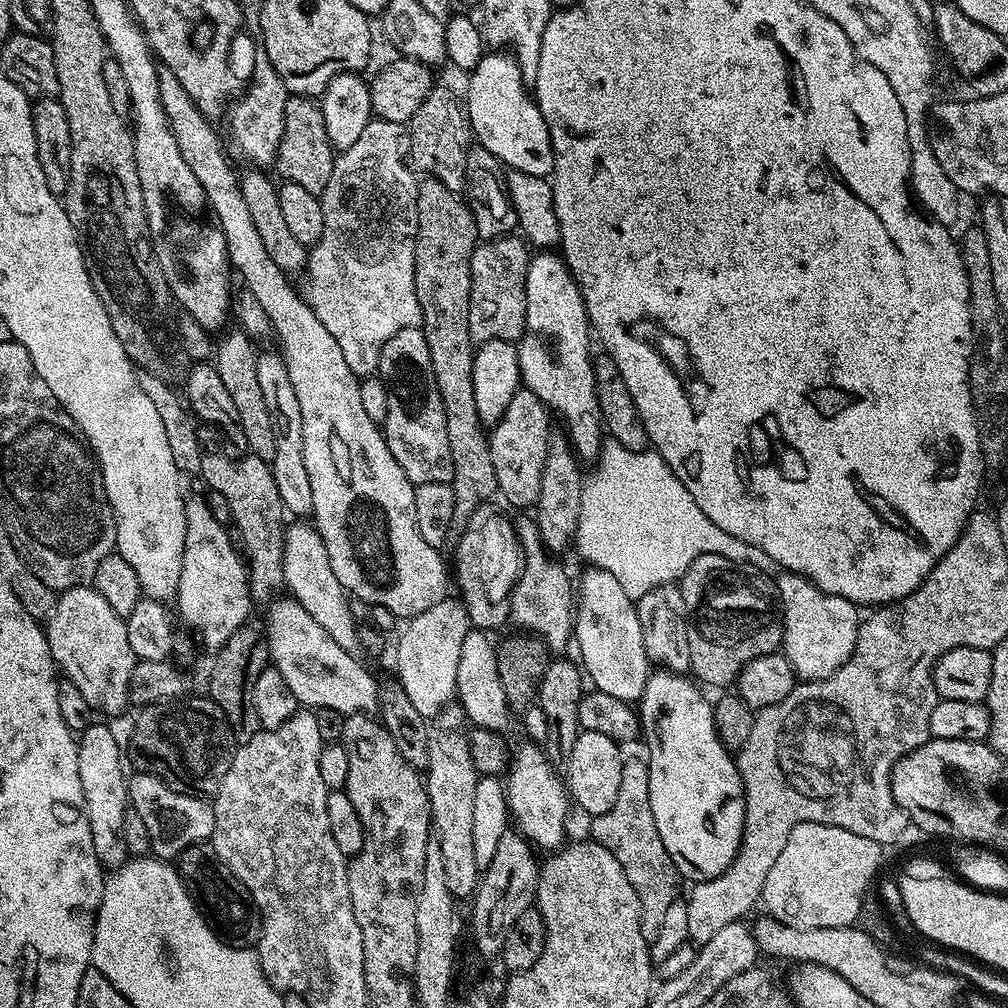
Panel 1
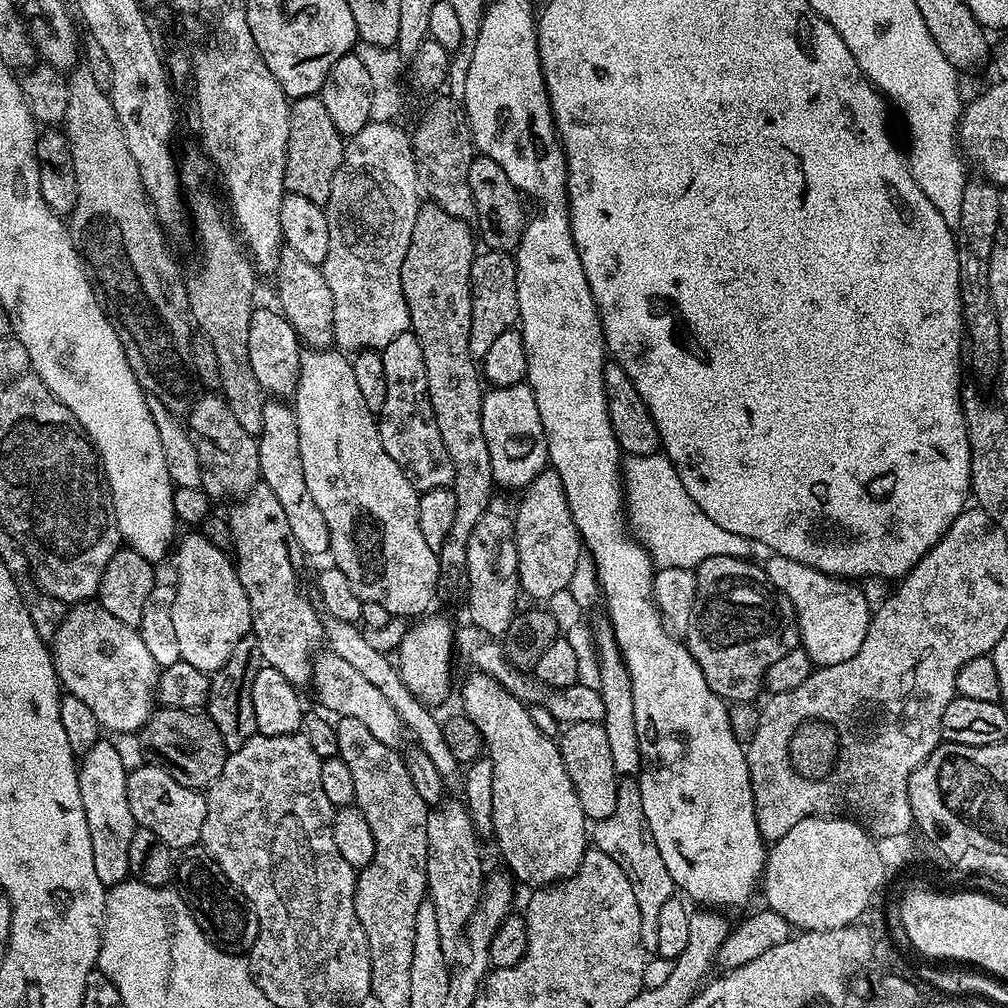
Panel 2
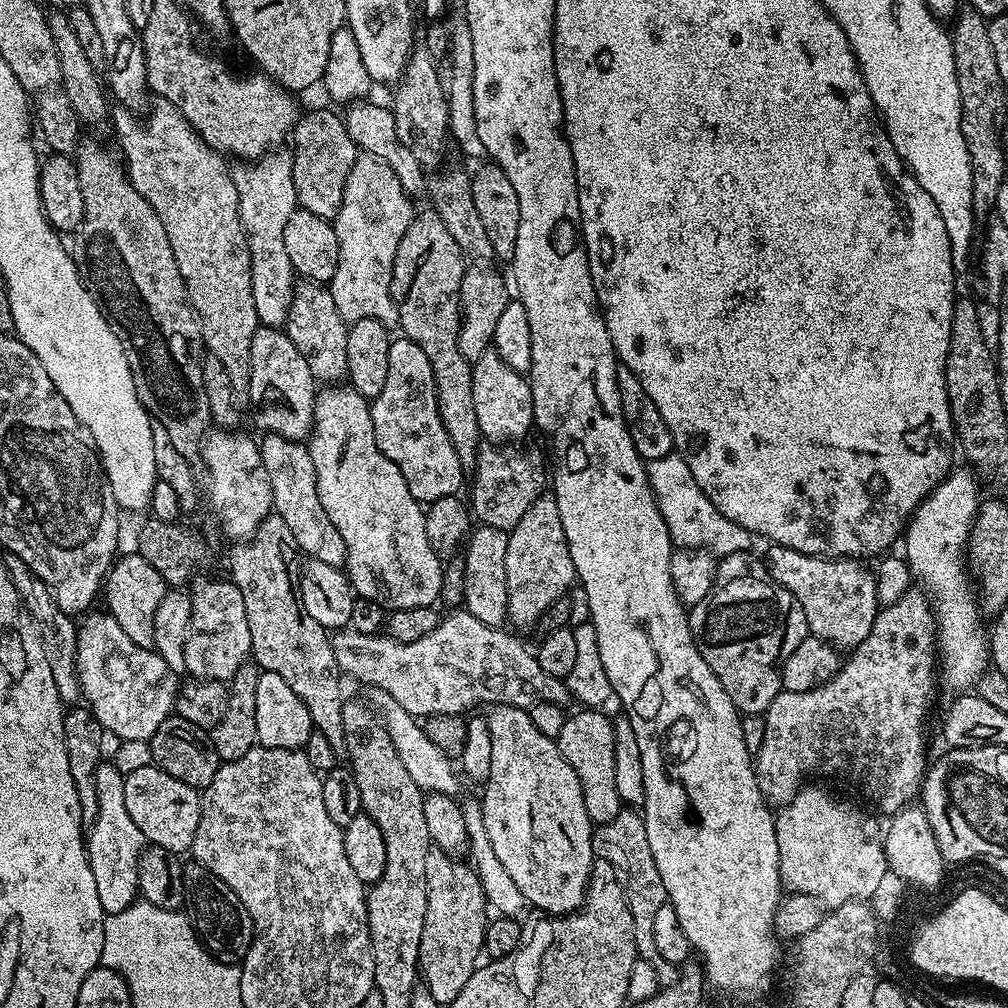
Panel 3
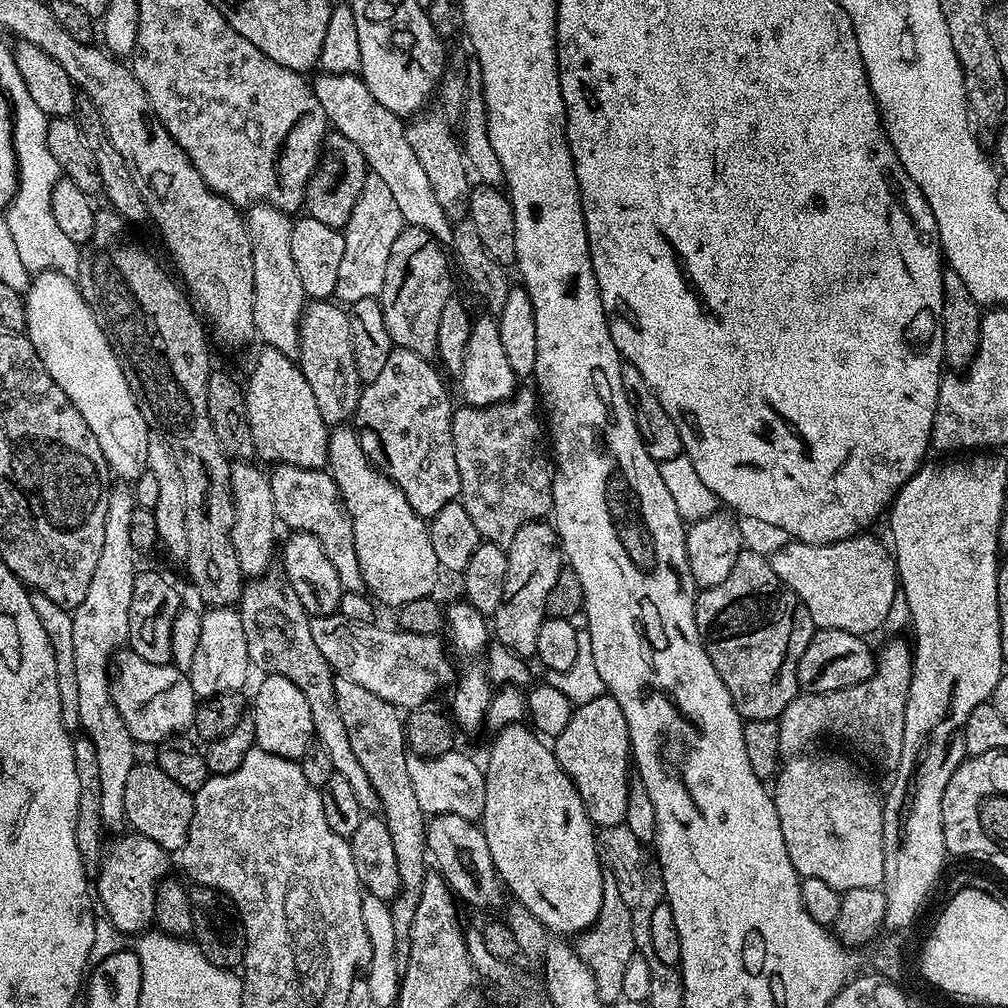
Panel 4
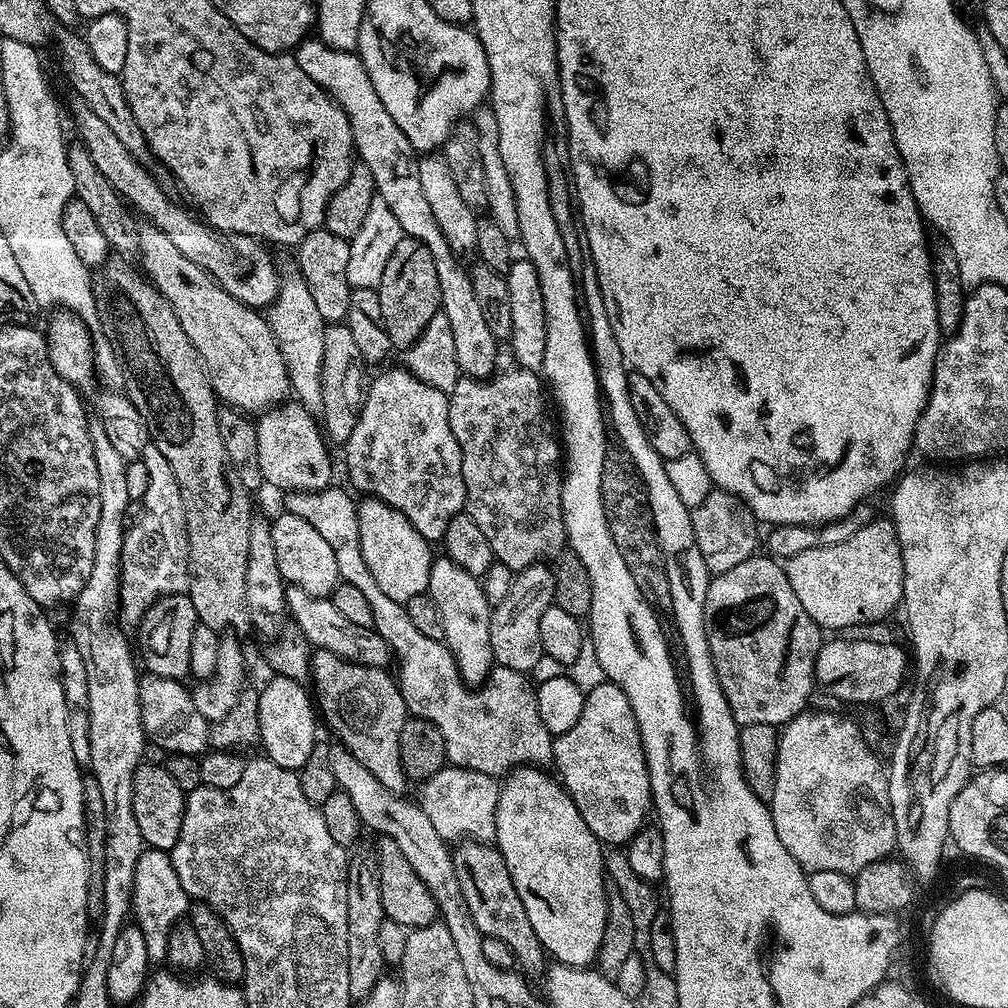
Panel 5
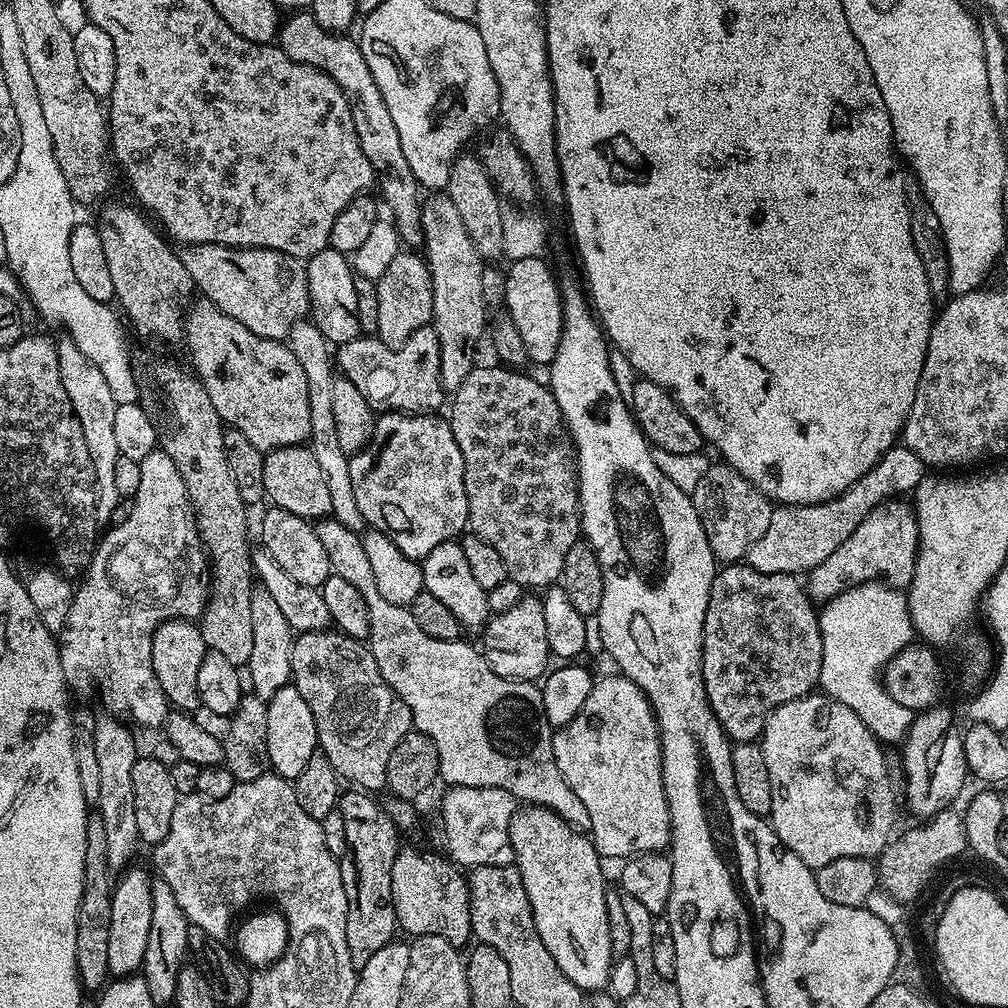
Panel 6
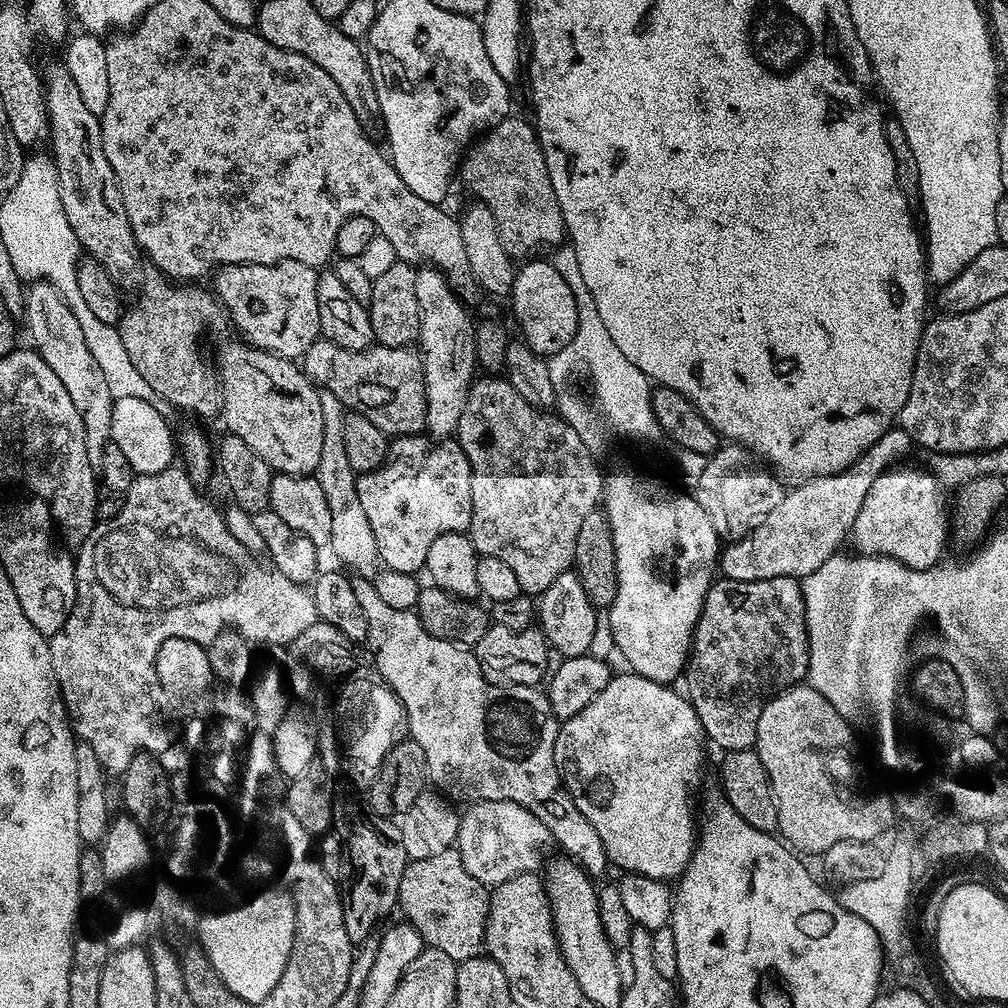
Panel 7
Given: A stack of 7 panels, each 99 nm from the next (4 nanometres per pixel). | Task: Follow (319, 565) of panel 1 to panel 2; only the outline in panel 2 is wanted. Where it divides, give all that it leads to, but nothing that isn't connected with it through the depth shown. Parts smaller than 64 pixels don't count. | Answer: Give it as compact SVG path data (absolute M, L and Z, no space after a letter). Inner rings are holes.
M342 620L327 621L324 627L324 637L329 651L345 659L350 666L354 667L354 670L357 670L358 674L361 674L362 678L366 678L368 682L373 683L389 699L400 720L403 721L405 729L411 735L412 733L416 735L417 740L415 741L417 745L429 755L430 762L433 762L435 769L442 777L445 789L454 794L461 793L464 787L464 770L462 765L454 758L454 754L450 753L441 721L439 719L436 720L433 715L435 713L408 690L395 663L385 653L373 649L371 645L367 645L363 629L353 622Z

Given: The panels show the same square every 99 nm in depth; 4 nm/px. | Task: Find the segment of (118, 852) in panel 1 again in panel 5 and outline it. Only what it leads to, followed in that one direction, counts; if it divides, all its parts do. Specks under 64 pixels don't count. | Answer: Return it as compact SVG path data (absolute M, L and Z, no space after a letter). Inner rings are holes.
M148 848L138 858L138 864L134 866L130 912L146 938L146 954L149 961L167 961L170 930L174 930L174 926L181 923L190 912L190 898L186 890L182 890L182 882L178 882L178 873L174 871L174 862L169 853L160 852L157 848Z

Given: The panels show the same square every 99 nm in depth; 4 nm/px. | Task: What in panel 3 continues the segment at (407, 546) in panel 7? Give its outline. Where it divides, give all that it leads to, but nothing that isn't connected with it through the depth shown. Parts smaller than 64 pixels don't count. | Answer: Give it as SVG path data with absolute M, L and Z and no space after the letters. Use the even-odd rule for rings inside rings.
M398 338L392 340L392 345L390 346L390 371L386 374L386 386L382 386L382 394L378 394L377 396L371 397L370 407L372 410L372 421L374 422L374 438L376 439L376 445L378 446L378 450L382 450L382 454L386 454L386 458L390 458L390 462L394 462L394 466L398 466L398 470L402 470L402 478L406 478L406 486L410 486L410 494L415 500L419 500L421 502L431 502L437 500L438 498L446 498L447 496L455 496L461 490L460 487L465 487L466 484L466 469L462 467L462 465L458 462L458 454L454 450L454 446L450 442L450 438L446 434L446 430L442 426L442 418L438 414L438 406L436 405L436 383L434 382L434 370L430 370L430 361L426 358L426 354L422 351L422 346L418 346L413 340L409 340L407 338Z

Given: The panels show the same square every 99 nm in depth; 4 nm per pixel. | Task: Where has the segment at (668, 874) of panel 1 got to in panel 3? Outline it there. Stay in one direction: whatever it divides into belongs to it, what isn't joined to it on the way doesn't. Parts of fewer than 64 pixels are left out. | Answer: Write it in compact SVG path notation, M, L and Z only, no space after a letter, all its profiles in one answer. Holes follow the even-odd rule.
M621 807L620 812L610 818L610 822L595 825L592 850L599 859L614 866L616 876L624 888L630 906L630 918L634 918L637 957L654 966L654 974L658 974L661 988L670 986L676 981L677 965L666 962L666 958L662 958L662 954L658 954L658 949L654 947L654 917L659 908L668 903L668 895L662 882L662 874L658 874L658 866L654 866L654 854L650 854L650 841L646 839L643 815L635 807Z

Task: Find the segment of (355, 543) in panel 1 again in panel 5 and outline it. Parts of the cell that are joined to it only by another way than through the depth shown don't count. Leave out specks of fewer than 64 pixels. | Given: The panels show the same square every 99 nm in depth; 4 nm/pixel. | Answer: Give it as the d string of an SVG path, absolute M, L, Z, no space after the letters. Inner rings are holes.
M375 498L361 499L356 505L356 513L362 558L366 558L366 566L370 574L374 574L374 582L378 582L386 598L407 605L410 598L425 595L434 559L433 545L414 530L412 523L402 513L386 502Z

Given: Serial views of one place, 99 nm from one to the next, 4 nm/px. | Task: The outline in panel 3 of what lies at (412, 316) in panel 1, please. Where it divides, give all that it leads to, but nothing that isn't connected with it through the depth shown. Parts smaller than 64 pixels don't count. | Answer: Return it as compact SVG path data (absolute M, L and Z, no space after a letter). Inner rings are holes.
M357 155L354 166L346 178L342 206L338 210L334 227L338 234L338 270L330 281L330 291L338 314L346 322L374 318L392 326L398 321L398 310L390 290L394 254L402 234L410 226L414 207L409 193L402 190L398 174L376 156Z

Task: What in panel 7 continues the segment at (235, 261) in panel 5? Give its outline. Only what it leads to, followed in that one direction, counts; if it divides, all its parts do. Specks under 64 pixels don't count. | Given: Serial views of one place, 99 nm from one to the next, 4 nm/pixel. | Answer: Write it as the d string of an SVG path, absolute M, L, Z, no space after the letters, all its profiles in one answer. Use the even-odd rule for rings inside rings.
M283 260L277 264L226 264L216 269L214 279L214 295L220 301L227 319L229 316L240 327L239 335L252 347L299 361L304 352L310 350L316 340L321 339L317 269L293 260Z

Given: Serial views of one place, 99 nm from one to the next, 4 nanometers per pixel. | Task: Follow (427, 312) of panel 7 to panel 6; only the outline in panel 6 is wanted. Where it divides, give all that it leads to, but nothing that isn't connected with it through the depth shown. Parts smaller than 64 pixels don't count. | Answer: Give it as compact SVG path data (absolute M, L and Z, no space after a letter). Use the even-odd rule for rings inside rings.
M432 194L429 198L427 197L426 203L421 207L420 210L420 225L424 230L424 242L422 245L423 255L428 261L428 270L432 275L432 323L431 327L436 329L438 334L438 342L440 343L440 381L442 386L446 390L455 390L458 386L462 386L462 382L466 378L466 374L470 374L474 367L474 361L472 361L472 343L479 338L480 335L485 335L486 324L484 328L484 316L486 316L486 309L483 304L482 298L482 274L486 267L486 260L480 256L478 250L475 249L474 242L471 241L470 234L467 233L465 223L462 222L462 217L458 214L458 209L454 206L454 202L447 194Z

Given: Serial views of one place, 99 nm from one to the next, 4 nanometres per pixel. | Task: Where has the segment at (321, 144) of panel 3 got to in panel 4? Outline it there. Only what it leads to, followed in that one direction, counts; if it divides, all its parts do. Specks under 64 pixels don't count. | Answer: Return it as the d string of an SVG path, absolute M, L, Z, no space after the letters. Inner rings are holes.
M329 131L326 137L326 151L317 172L308 181L308 190L304 193L303 211L307 215L318 218L325 226L341 230L350 222L350 214L354 210L354 202L362 194L362 186L370 174L368 163L362 158L362 150L350 142L340 132Z

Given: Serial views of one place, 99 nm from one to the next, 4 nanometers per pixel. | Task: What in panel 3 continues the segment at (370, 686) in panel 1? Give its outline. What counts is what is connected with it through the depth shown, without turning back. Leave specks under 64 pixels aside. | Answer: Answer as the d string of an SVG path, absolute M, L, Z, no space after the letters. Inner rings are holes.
M369 687L366 693L368 693L367 699L372 707L384 721L386 730L394 742L394 750L398 750L398 758L402 758L402 766L406 766L410 778L414 778L420 791L425 794L437 792L455 797L456 791L460 788L462 776L454 767L453 757L442 754L442 750L438 750L438 746L434 746L434 742L430 742L430 738L426 738L421 721L406 710L402 710L402 706L398 706L398 702L394 702L394 698L386 690Z

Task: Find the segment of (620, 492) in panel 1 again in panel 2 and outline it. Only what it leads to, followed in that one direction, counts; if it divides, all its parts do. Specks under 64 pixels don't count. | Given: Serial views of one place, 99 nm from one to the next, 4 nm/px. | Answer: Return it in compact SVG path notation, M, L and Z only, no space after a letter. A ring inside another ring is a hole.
M663 451L655 452L649 456L628 456L622 464L622 479L624 481L624 503L626 505L626 519L628 527L635 539L640 541L641 546L648 551L648 557L652 559L653 565L657 569L662 568L691 568L696 569L702 562L706 562L706 558L718 558L719 556L729 556L730 558L748 558L753 554L753 541L742 538L742 534L730 534L730 530L722 530L722 526L718 526L718 522L714 522L714 518L710 518L710 514L706 514L702 510L702 506L698 506L698 502L694 502L694 498L690 498L690 494L686 494L686 486L682 486L682 478L678 478L678 470L670 462L670 458L665 456Z

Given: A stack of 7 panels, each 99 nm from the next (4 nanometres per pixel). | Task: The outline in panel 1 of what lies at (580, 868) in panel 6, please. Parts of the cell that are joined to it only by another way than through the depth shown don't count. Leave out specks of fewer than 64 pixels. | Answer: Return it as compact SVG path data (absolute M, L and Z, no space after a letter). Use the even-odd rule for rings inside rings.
M471 630L462 643L459 655L455 699L468 715L469 725L485 728L491 732L507 733L514 720L514 713L507 704L506 693L502 688L501 675L498 674L497 645L484 630ZM523 742L511 749L506 773L508 815L515 831L528 839L537 849L556 850L565 843L564 827L568 824L570 797L565 781L548 761L548 753L539 744Z

